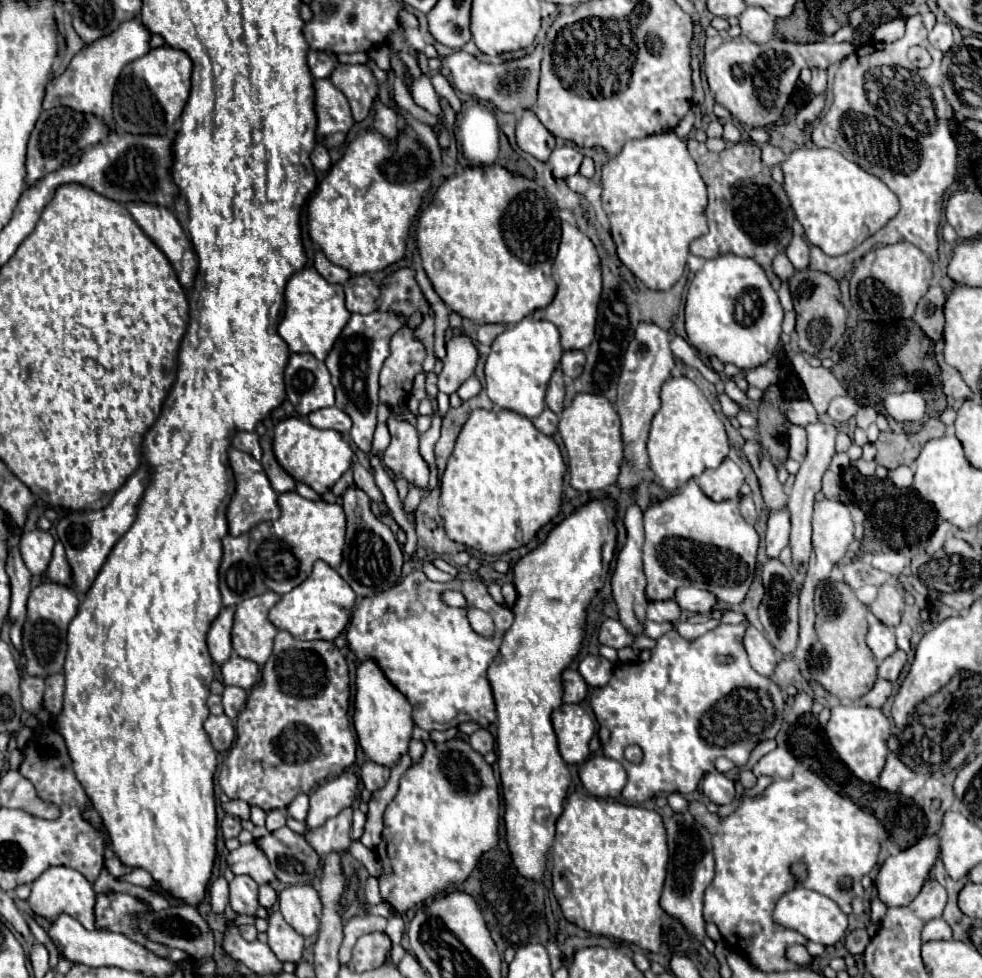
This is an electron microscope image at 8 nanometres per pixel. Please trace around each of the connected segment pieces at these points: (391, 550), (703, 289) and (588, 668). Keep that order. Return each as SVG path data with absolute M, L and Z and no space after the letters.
M349 484L345 488L341 506L347 518L347 534L345 534L343 562L337 568L339 576L359 596L373 596L393 588L393 584L397 584L399 580L401 566L403 566L403 552L395 540L395 534L375 518L375 514L371 512L371 498L355 484Z
M721 254L707 260L691 278L685 302L685 330L689 342L703 356L717 356L723 364L733 362L747 370L765 364L779 344L783 308L777 292L771 288L763 268L737 254Z
M589 654L579 662L579 674L593 688L605 686L609 682L609 678L613 676L613 664L603 656L591 656Z

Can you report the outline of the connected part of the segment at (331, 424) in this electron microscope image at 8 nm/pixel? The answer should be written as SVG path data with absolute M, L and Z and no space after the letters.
M331 406L331 408L321 408L321 410L317 410L317 412L311 412L311 414L307 416L307 420L309 420L309 424L315 426L315 428L331 428L331 430L337 430L337 432L341 432L341 434L351 430L351 420L349 420L349 416L347 416L343 410L335 408L335 406Z

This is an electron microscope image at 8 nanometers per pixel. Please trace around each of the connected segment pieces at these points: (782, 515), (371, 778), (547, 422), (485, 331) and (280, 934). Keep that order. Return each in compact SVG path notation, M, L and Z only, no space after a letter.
M789 508L771 512L767 522L767 538L765 538L769 556L779 556L779 552L789 544L789 530L791 530Z
M367 760L361 766L361 780L363 780L365 788L371 790L371 792L379 790L389 780L389 774L391 774L391 770L387 766L381 766L381 764L373 762L373 760Z
M545 408L545 410L543 410L539 416L535 416L531 422L535 424L535 428L537 428L537 430L541 430L541 432L543 432L543 434L547 434L547 436L551 436L551 434L557 430L559 416L557 416L553 410Z
M481 324L481 326L477 326L475 340L479 344L487 344L489 346L505 328L507 328L507 324Z
M279 910L271 912L269 918L269 928L267 928L267 936L269 936L269 948L273 950L273 954L281 960L281 962L299 962L301 954L303 954L303 936L297 934L281 916Z

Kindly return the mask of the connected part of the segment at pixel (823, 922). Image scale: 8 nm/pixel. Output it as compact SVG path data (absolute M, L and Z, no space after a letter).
M793 888L777 900L775 910L773 910L773 922L783 928L795 930L803 934L807 940L819 942L823 946L833 946L847 932L847 916L841 912L841 908L831 898L815 890L805 890L805 888Z

